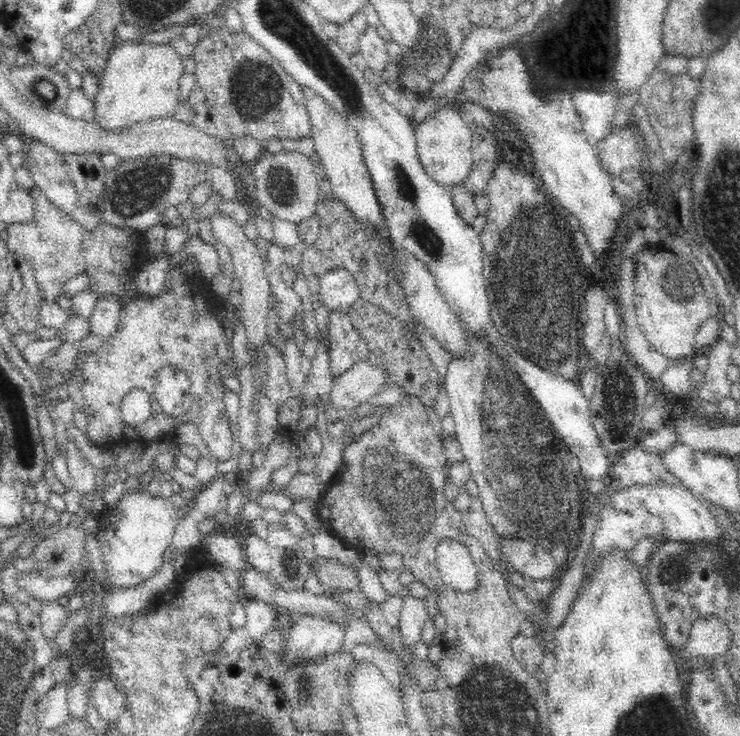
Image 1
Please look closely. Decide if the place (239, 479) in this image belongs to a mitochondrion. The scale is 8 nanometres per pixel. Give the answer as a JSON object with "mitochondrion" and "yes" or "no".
{"mitochondrion":"no"}

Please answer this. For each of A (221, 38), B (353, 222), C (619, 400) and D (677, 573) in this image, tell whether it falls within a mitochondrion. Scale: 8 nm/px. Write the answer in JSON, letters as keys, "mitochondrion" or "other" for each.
{"A":"other","B":"other","C":"mitochondrion","D":"mitochondrion"}

